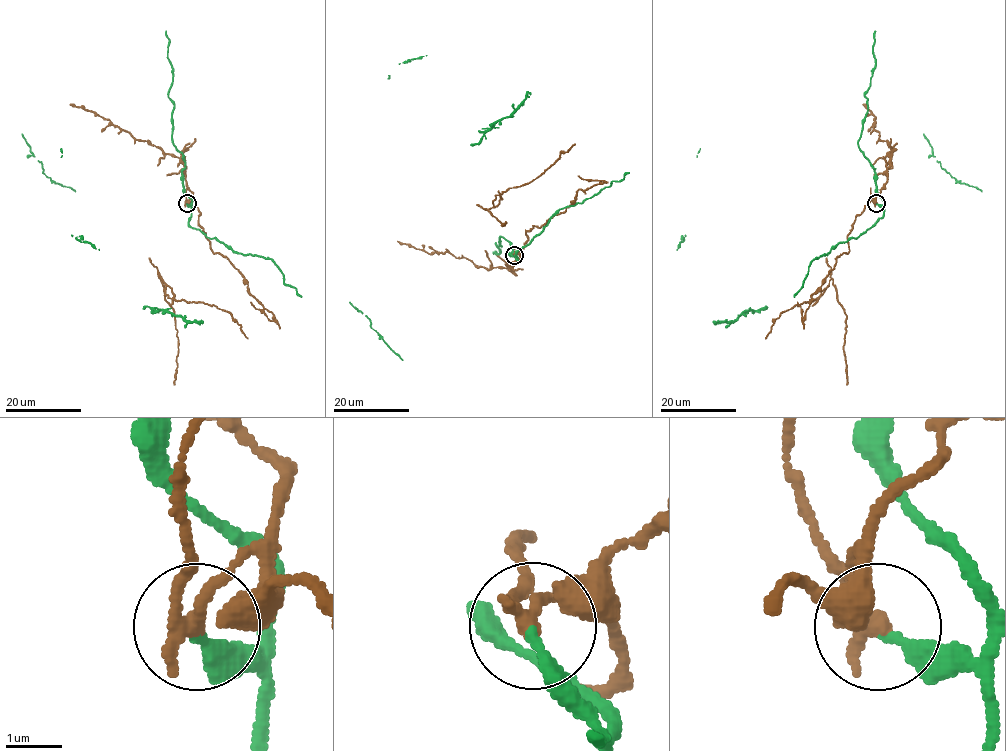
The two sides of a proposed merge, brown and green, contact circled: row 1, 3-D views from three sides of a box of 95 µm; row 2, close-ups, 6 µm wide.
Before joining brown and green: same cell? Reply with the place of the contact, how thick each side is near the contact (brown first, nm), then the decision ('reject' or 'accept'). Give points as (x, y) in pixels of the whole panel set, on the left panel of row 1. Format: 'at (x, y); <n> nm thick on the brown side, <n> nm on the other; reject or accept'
at (187, 203); 260 nm thick on the brown side, 200 nm on the other; reject

